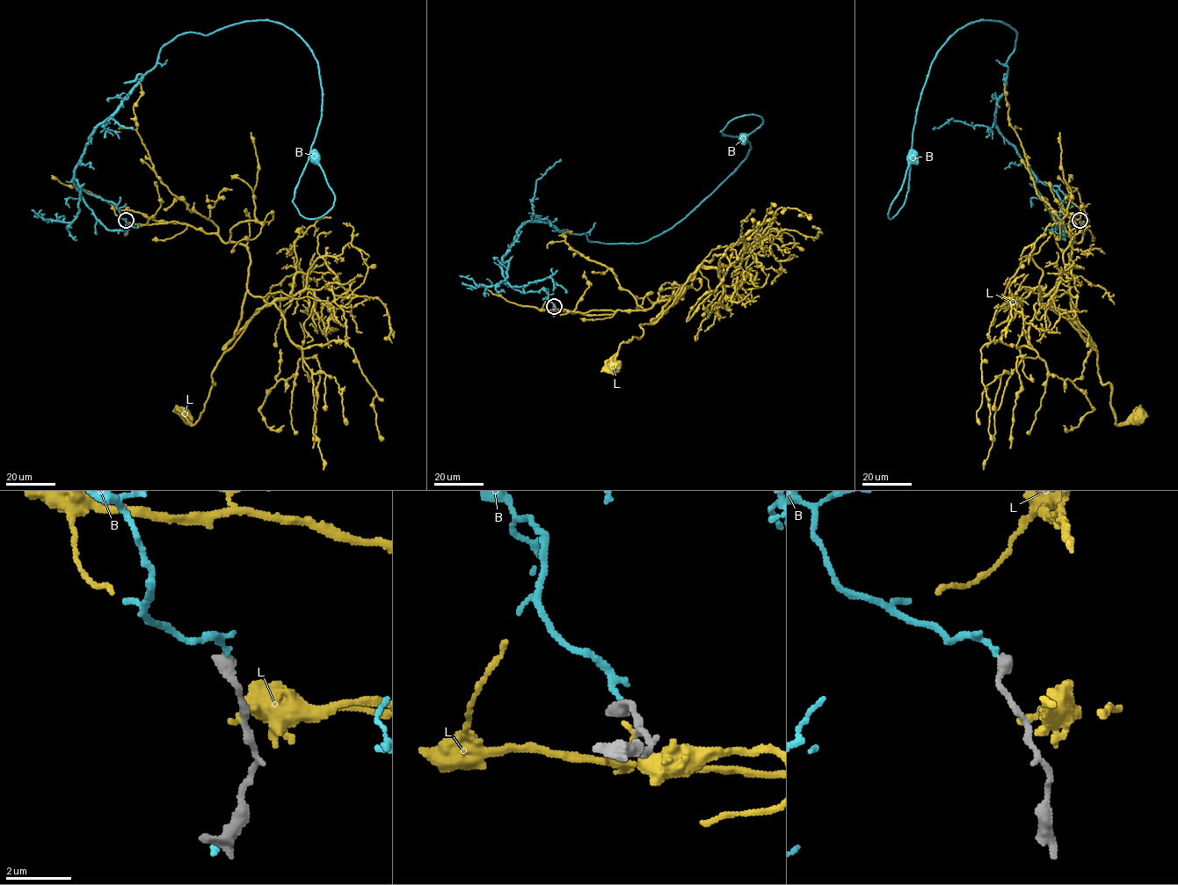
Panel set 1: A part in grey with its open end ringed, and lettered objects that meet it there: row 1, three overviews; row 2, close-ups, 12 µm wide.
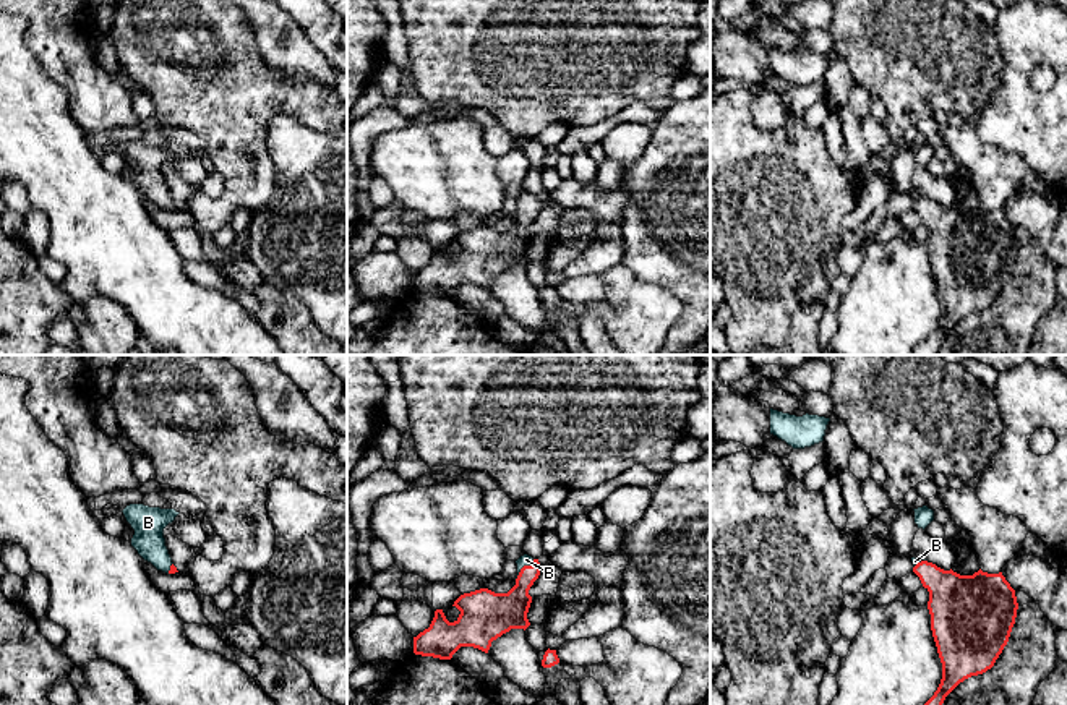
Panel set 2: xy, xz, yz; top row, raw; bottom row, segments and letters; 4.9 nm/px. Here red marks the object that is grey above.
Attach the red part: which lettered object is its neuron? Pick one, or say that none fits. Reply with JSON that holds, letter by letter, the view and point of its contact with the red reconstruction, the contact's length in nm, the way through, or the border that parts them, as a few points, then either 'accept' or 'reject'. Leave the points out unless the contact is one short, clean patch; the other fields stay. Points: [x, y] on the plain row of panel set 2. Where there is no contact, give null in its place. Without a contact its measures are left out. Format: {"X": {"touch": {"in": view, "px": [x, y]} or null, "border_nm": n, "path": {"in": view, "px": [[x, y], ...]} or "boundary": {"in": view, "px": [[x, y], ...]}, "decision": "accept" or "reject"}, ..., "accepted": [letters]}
{"B": {"touch": {"in": "xz", "px": [522, 205]}, "border_nm": 140, "path": {"in": "xz", "px": [[498, 248], [521, 226], [522, 205], [526, 196]]}, "decision": "accept"}, "L": {"touch": null, "decision": "reject"}, "accepted": ["B"]}

